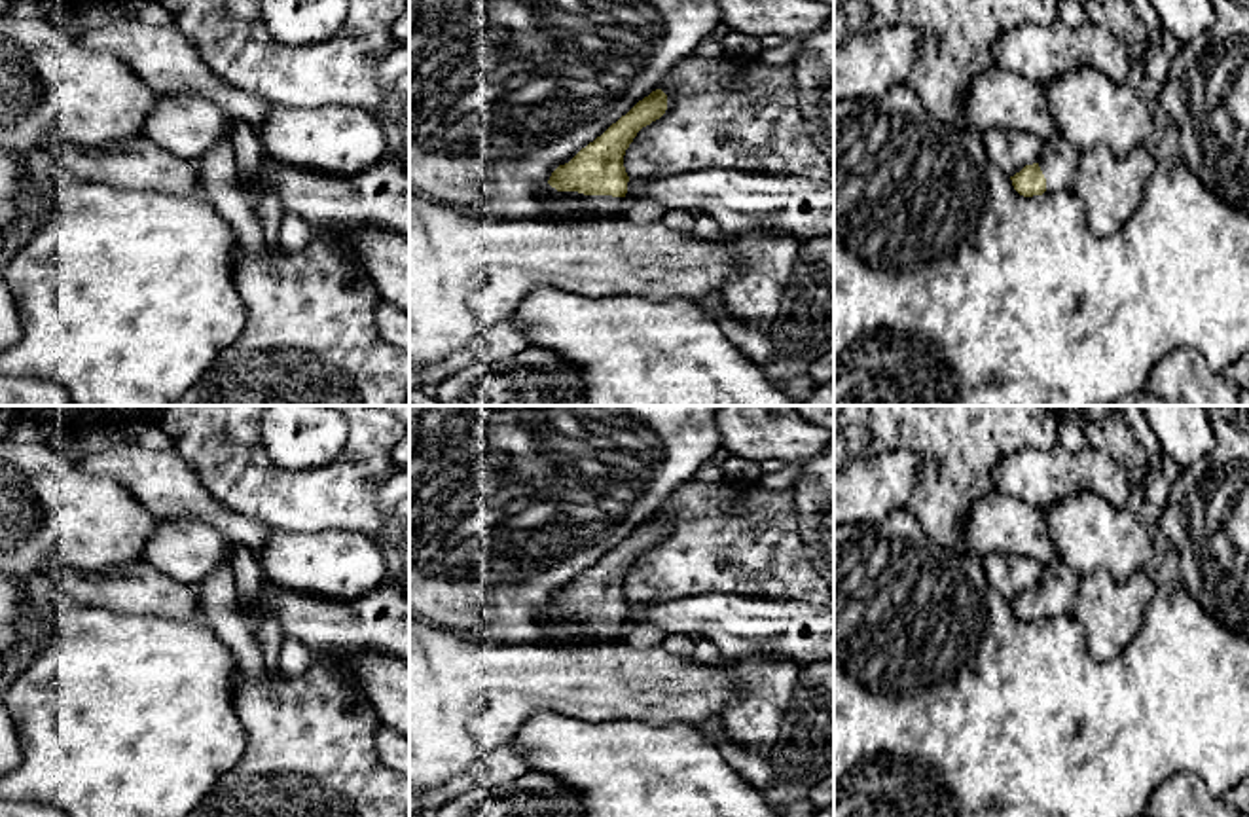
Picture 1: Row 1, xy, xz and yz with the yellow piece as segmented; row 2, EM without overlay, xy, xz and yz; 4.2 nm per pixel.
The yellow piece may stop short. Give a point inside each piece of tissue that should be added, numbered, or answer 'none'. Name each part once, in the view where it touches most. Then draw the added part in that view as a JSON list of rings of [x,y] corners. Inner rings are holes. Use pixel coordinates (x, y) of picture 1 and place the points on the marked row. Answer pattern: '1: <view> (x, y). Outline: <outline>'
1: xz (592, 205). Outline: [[[582,195],[580,210],[586,216],[614,218],[629,201],[612,195]]]

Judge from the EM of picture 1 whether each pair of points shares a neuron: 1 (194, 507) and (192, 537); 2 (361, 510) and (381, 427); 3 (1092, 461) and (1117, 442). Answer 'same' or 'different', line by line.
1: different
2: same
3: different

